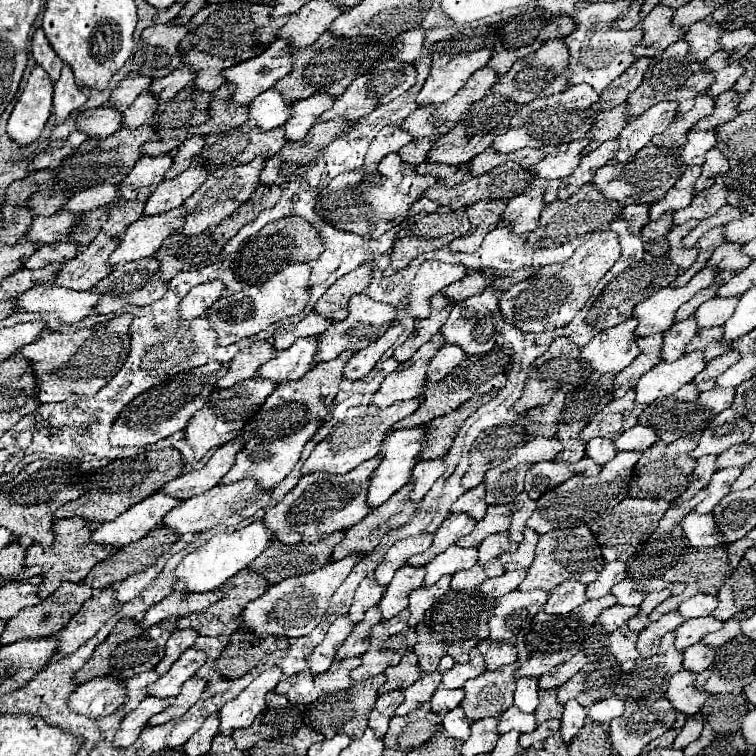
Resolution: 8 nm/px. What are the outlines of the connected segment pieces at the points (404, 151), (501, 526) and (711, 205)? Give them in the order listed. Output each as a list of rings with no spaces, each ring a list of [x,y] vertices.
[[[415,138],[411,144],[407,144],[405,148],[401,148],[399,154],[401,154],[401,158],[405,162],[409,162],[413,166],[419,166],[419,164],[427,162],[427,152],[431,150],[433,142],[435,140],[431,140],[431,138],[423,138],[423,140],[421,138]]]
[[[489,506],[485,518],[477,522],[477,526],[471,534],[457,540],[457,546],[463,546],[463,548],[479,546],[489,534],[505,532],[509,528],[509,522],[511,522],[511,508],[509,506]]]
[[[717,182],[715,186],[703,190],[703,192],[699,194],[699,198],[695,196],[695,200],[691,202],[691,206],[675,212],[675,214],[673,214],[673,222],[675,222],[675,224],[683,224],[683,222],[687,222],[687,220],[691,220],[691,218],[703,220],[703,218],[711,216],[713,212],[717,212],[721,206],[727,204],[727,202],[725,202],[727,194],[729,194],[729,188],[725,186],[725,182]]]

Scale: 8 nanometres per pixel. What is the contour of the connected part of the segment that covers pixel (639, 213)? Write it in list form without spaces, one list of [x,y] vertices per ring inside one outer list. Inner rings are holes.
[[[629,204],[623,208],[623,220],[629,222],[629,232],[639,232],[649,222],[649,204]]]

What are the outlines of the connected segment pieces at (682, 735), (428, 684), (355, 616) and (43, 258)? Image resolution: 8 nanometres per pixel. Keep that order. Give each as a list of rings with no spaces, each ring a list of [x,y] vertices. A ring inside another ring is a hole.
[[[699,714],[699,718],[697,716],[691,716],[691,718],[687,718],[687,722],[685,722],[685,726],[683,726],[683,730],[679,732],[679,736],[675,738],[675,748],[679,748],[679,750],[683,750],[687,744],[691,744],[691,742],[695,742],[699,736],[701,736],[701,730],[703,730],[703,716]]]
[[[443,656],[441,662],[439,662],[439,668],[435,672],[429,672],[429,674],[423,674],[413,686],[409,686],[403,694],[405,694],[405,702],[397,708],[397,716],[405,716],[409,714],[411,710],[423,706],[425,702],[431,700],[431,696],[435,694],[435,690],[439,688],[441,684],[441,678],[447,670],[451,670],[455,666],[455,660],[451,656]]]
[[[367,576],[357,592],[355,592],[355,600],[353,600],[353,606],[347,614],[347,618],[351,618],[353,622],[361,622],[361,618],[365,616],[365,612],[371,608],[371,606],[377,606],[377,602],[383,598],[385,594],[385,588],[371,576]]]
[[[55,242],[55,244],[45,244],[41,246],[27,262],[25,268],[33,270],[33,268],[43,268],[47,264],[61,264],[71,260],[73,256],[77,256],[81,252],[81,246],[75,242]]]

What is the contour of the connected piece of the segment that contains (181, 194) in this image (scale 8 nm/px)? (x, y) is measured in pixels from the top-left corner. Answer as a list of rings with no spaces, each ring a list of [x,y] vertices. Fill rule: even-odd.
[[[193,166],[187,172],[161,182],[155,192],[149,196],[147,206],[145,206],[145,214],[161,214],[167,212],[171,208],[181,206],[189,196],[193,196],[193,192],[205,182],[207,178],[207,168],[205,166]]]

